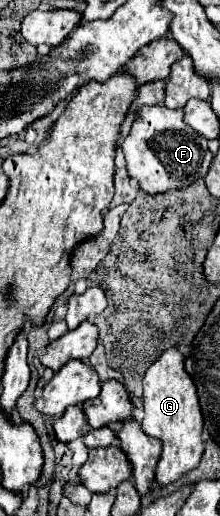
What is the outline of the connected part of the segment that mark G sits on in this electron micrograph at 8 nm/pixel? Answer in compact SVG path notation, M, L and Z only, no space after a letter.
M176 346L168 348L144 374L144 420L142 430L162 440L162 456L156 466L156 482L166 486L188 470L196 468L204 454L204 418L192 376L184 370L184 354Z

